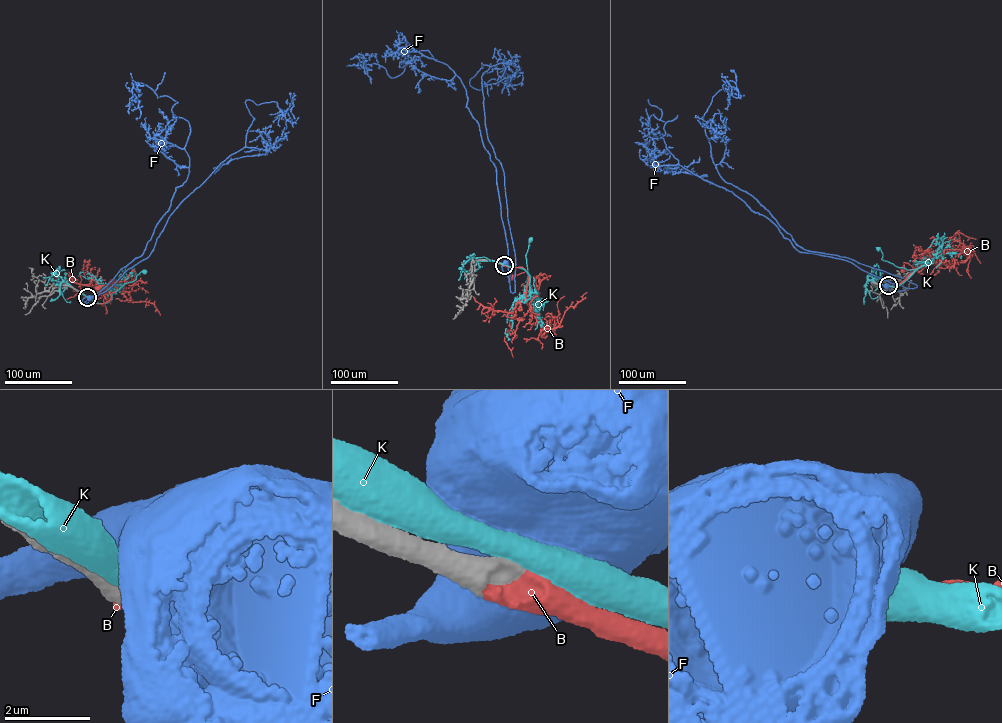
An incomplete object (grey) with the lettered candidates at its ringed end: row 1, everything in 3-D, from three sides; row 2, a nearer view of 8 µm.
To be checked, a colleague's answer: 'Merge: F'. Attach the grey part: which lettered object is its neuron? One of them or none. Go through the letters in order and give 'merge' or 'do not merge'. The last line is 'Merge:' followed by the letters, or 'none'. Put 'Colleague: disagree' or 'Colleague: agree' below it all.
B: merge
F: do not merge
K: do not merge
Merge: B
Colleague: disagree

